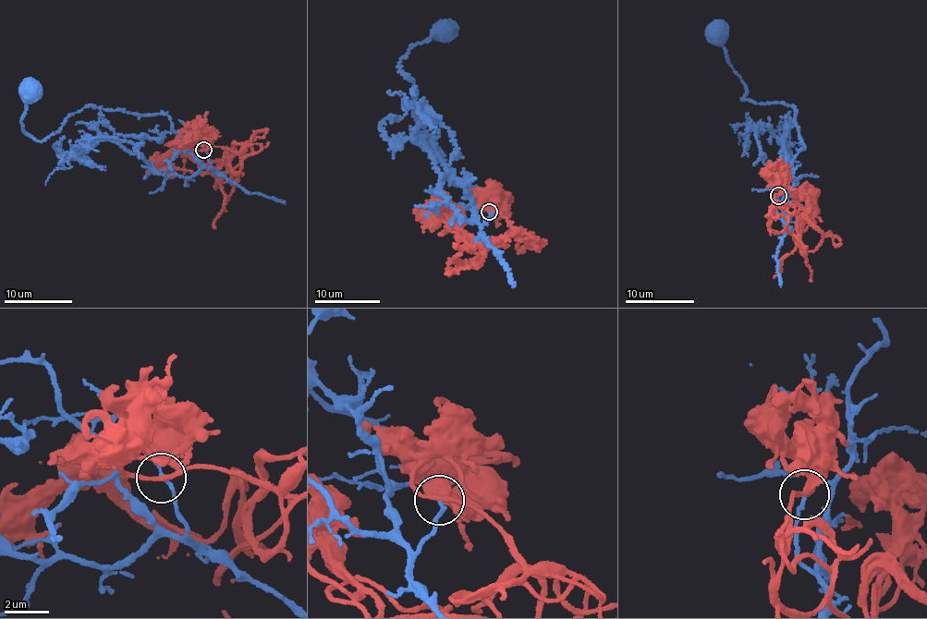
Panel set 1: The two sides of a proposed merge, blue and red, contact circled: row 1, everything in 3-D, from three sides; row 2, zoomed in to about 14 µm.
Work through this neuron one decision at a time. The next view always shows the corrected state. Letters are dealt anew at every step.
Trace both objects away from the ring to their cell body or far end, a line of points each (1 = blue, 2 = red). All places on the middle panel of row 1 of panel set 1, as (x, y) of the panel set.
1: (489, 212), (479, 224), (470, 189), (447, 173), (413, 111), (413, 81), (399, 63), (411, 47), (452, 25)
2: (489, 212), (508, 219), (515, 234), (470, 248), (445, 225), (436, 203), (424, 204)

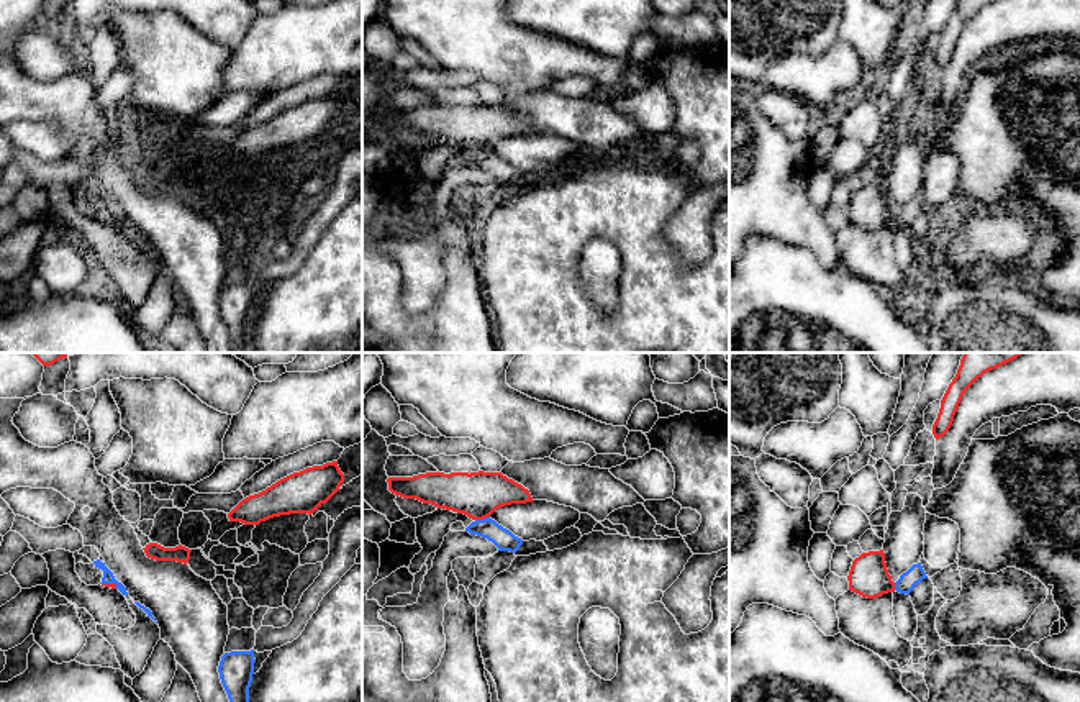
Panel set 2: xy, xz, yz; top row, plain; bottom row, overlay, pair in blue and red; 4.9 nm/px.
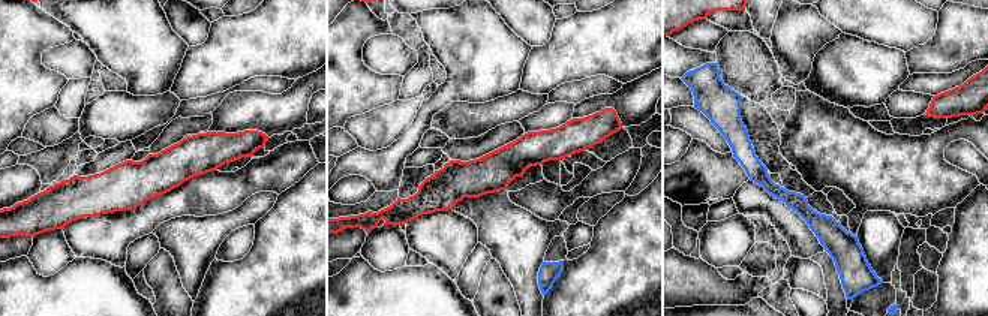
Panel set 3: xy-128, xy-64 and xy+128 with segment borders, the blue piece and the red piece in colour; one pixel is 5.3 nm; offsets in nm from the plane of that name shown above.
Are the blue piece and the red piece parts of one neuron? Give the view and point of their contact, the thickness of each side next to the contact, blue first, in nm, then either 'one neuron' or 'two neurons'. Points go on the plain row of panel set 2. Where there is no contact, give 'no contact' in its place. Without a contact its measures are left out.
contact xz (484, 151); calibres 100 and 220 nm; two neurons

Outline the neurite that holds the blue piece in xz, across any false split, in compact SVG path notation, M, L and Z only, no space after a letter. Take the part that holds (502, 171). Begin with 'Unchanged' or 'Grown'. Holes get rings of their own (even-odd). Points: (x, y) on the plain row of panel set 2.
Unchanged. M490 149L472 154L465 164L487 171L498 180L498 184L516 185L523 177L521 171L515 169L510 162L503 161Z

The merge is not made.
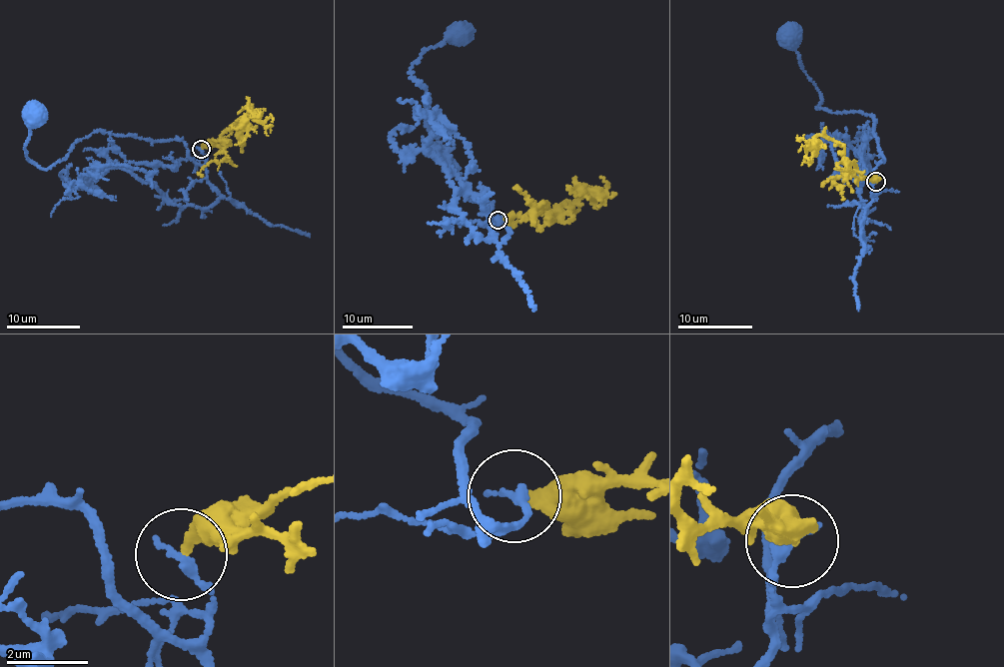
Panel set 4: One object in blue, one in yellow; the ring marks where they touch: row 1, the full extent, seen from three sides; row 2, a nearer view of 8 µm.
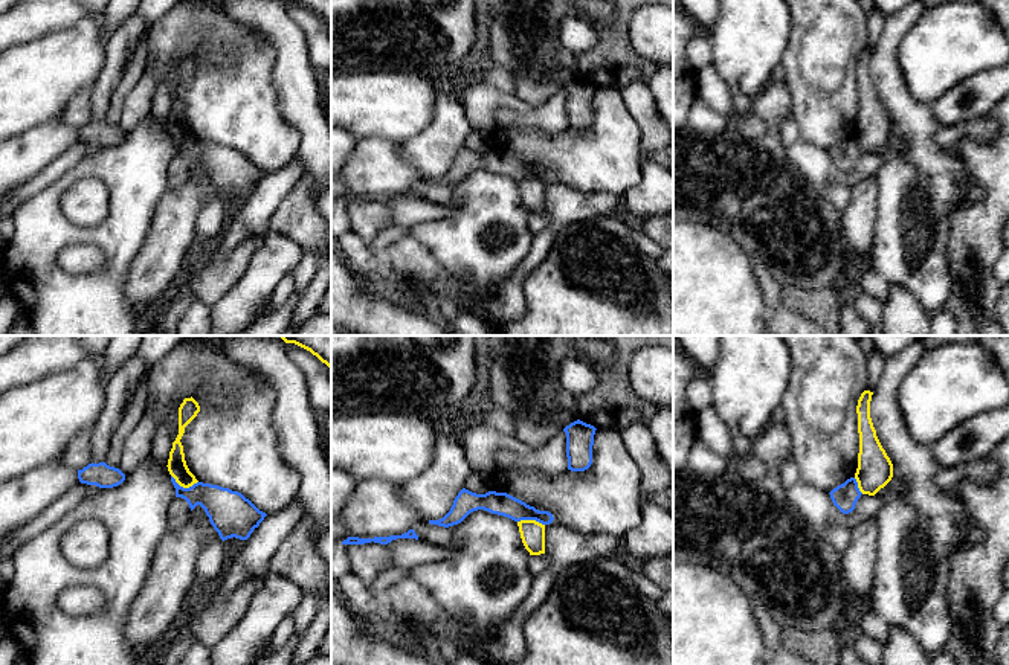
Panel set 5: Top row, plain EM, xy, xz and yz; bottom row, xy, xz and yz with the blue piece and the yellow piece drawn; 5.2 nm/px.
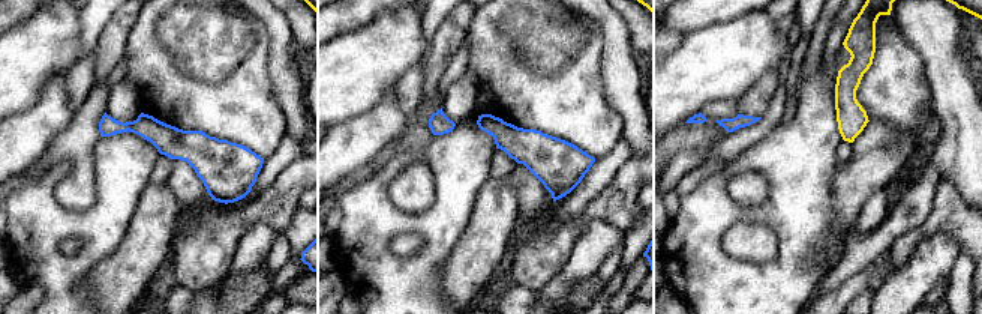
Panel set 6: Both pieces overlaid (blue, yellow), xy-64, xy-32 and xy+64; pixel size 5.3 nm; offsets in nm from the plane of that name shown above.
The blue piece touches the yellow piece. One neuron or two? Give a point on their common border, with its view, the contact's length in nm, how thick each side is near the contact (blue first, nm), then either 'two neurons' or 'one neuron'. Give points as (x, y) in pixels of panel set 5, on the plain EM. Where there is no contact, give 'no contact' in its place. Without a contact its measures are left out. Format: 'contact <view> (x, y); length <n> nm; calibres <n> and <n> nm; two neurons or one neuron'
contact xy (182, 145); length 150 nm; calibres 200 and 100 nm; two neurons

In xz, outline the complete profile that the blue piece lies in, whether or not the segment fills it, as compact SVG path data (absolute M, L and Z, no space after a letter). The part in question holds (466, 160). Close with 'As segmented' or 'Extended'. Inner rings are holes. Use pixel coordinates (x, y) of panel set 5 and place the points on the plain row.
M463 146L455 156L450 169L443 177L429 178L429 182L449 186L461 182L470 171L478 168L504 174L514 180L536 178L542 183L550 183L554 178L551 171L539 169L507 151L488 149L476 153Z. As segmented

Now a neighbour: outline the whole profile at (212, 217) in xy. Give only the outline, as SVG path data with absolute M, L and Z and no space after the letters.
M211 197L200 209L195 235L197 249L211 247L217 243L229 221L229 212L221 197Z

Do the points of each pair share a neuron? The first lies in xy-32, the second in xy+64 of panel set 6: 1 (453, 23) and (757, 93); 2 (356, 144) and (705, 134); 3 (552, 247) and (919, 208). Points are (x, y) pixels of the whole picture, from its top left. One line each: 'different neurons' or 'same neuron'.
1: same neuron
2: same neuron
3: different neurons

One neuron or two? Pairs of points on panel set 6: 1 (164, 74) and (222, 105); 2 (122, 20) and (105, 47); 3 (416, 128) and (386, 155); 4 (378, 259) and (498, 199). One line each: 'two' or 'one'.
1: one
2: one
3: two
4: two

